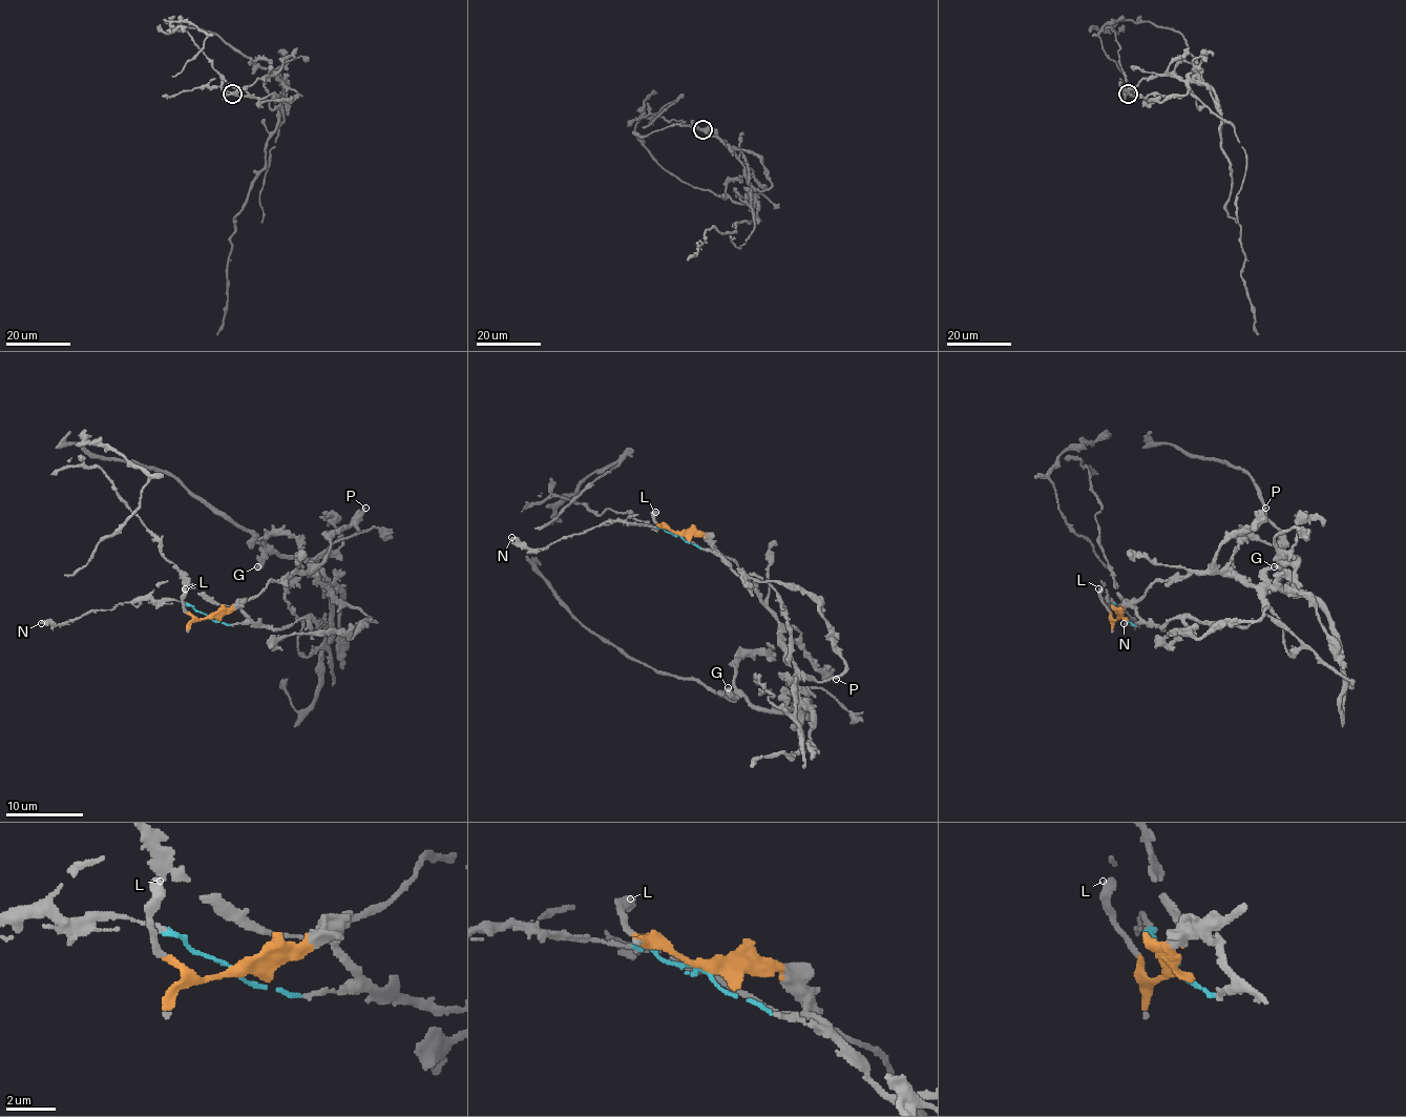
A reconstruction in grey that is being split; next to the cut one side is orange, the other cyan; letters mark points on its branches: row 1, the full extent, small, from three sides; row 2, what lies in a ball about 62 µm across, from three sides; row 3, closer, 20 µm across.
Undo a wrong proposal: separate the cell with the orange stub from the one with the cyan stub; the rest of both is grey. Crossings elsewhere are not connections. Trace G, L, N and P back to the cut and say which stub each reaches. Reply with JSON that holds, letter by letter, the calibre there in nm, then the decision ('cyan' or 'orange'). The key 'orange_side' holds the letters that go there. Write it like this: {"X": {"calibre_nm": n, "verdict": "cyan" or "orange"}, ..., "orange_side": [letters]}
{"G": {"calibre_nm": 400, "verdict": "orange"}, "L": {"calibre_nm": 440, "verdict": "orange"}, "N": {"calibre_nm": 280, "verdict": "cyan"}, "P": {"calibre_nm": 200, "verdict": "orange"}, "orange_side": ["G", "L", "P"]}

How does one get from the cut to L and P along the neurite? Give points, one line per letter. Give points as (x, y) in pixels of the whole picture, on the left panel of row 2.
L: (208, 617), (196, 619), (185, 609), (185, 587)
P: (208, 617), (222, 617), (256, 596), (268, 582), (309, 572), (320, 562), (331, 537), (348, 528), (365, 508)

